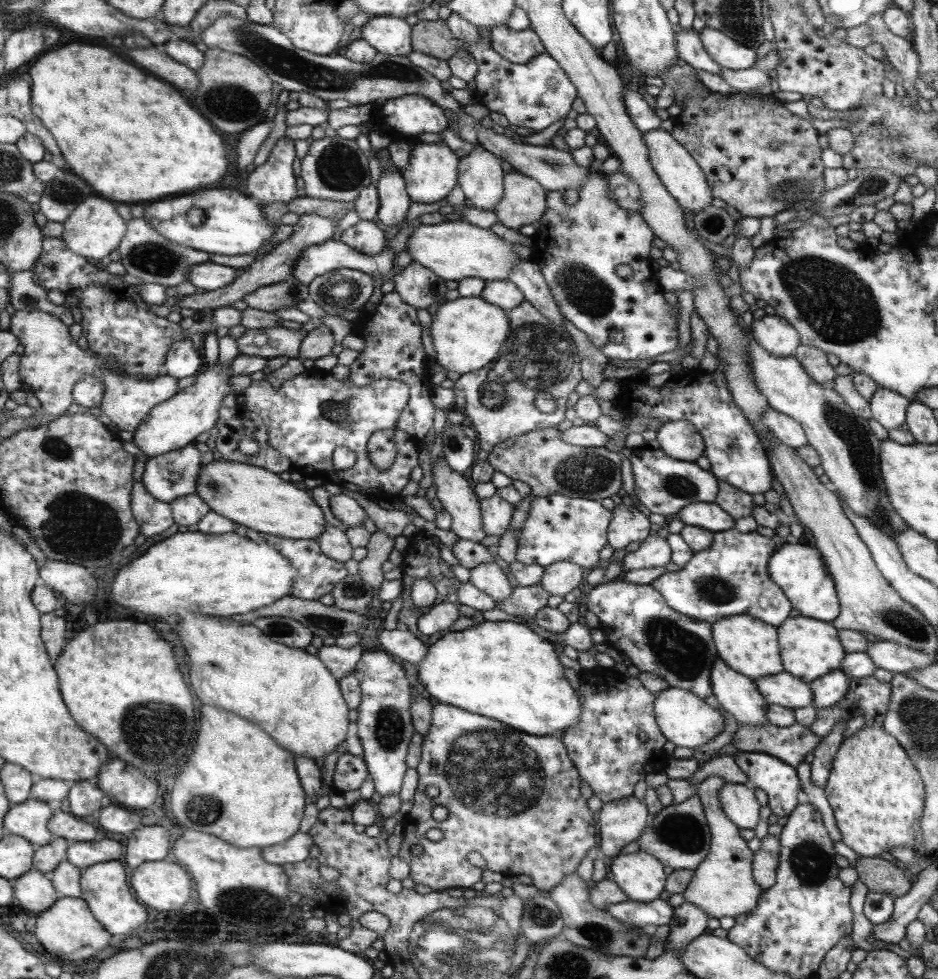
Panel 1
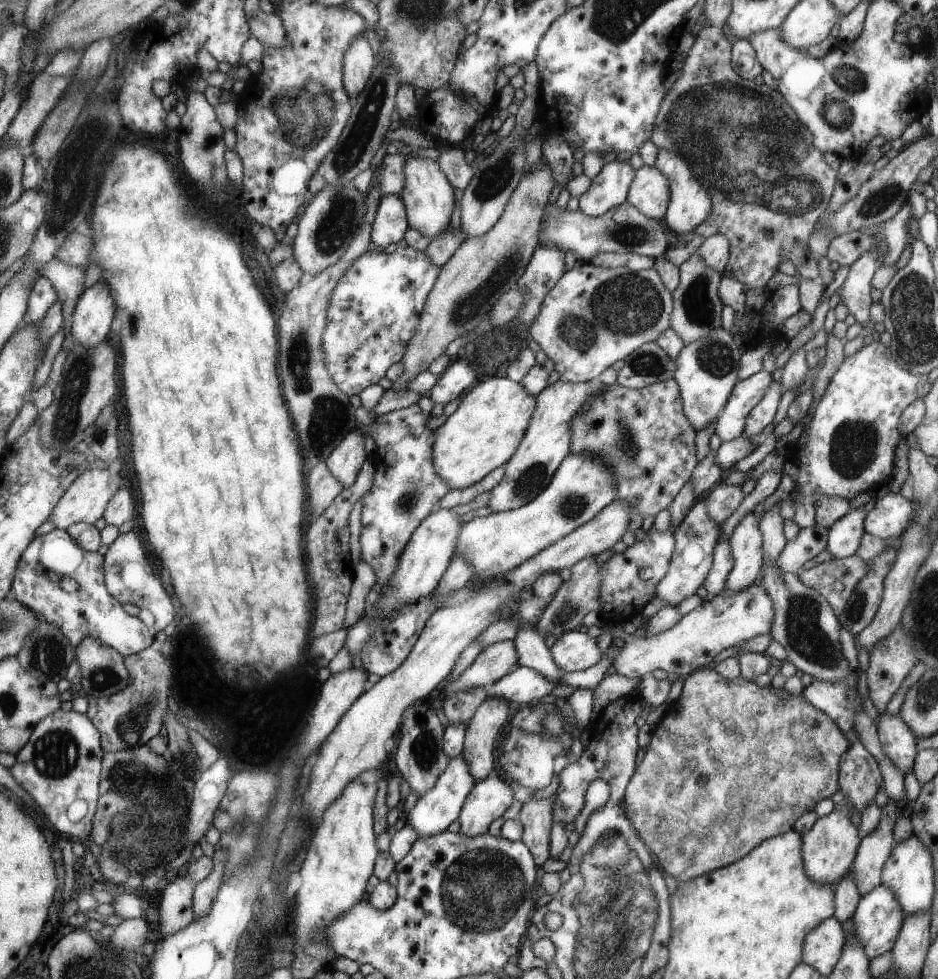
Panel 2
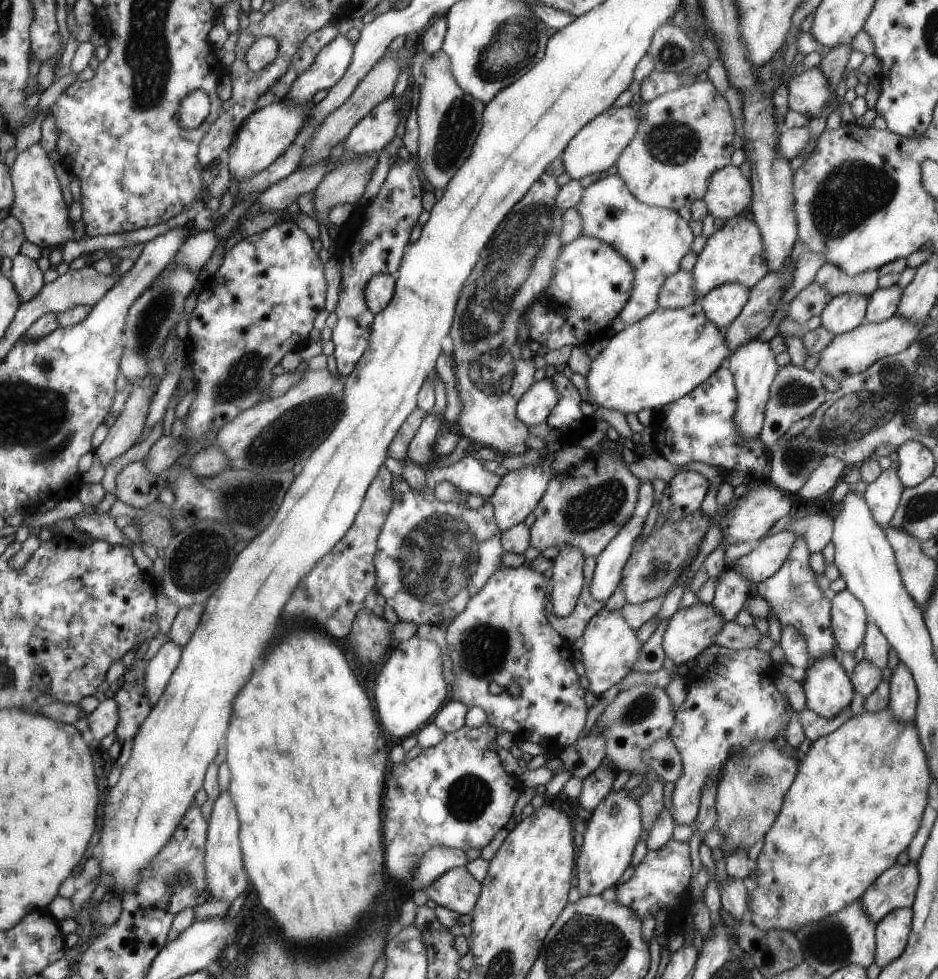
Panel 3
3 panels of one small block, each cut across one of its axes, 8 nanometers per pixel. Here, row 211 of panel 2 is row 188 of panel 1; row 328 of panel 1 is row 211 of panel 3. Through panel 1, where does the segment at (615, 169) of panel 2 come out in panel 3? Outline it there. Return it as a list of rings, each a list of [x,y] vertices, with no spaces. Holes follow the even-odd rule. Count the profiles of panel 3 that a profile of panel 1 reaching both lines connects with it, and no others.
[[[607,175],[582,191],[581,200],[575,204],[581,218],[579,235],[597,238],[617,250],[633,268],[633,281],[629,297],[620,314],[612,319],[613,331],[624,330],[633,322],[653,313],[657,306],[657,292],[661,284],[679,269],[680,260],[688,253],[694,237],[676,211],[667,208],[649,207],[633,198],[617,175]]]

